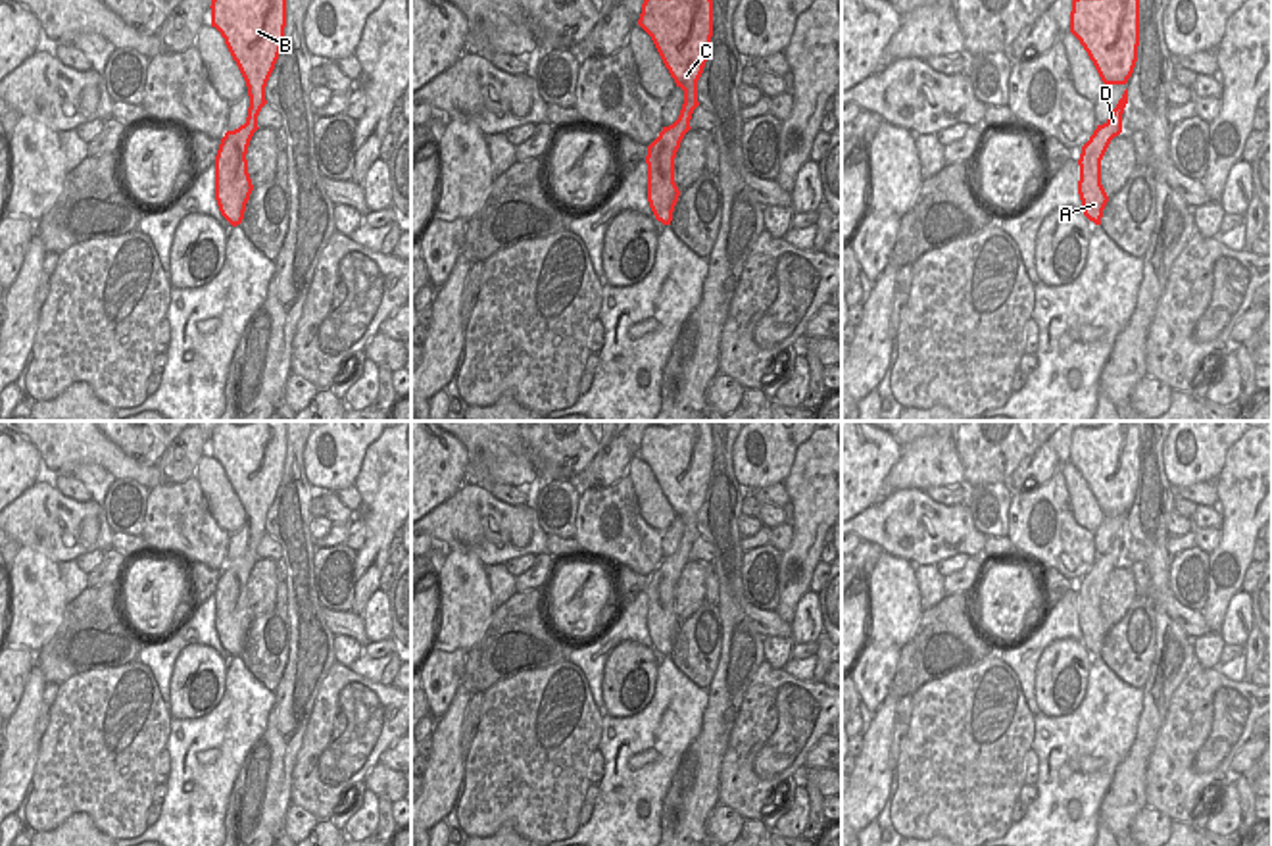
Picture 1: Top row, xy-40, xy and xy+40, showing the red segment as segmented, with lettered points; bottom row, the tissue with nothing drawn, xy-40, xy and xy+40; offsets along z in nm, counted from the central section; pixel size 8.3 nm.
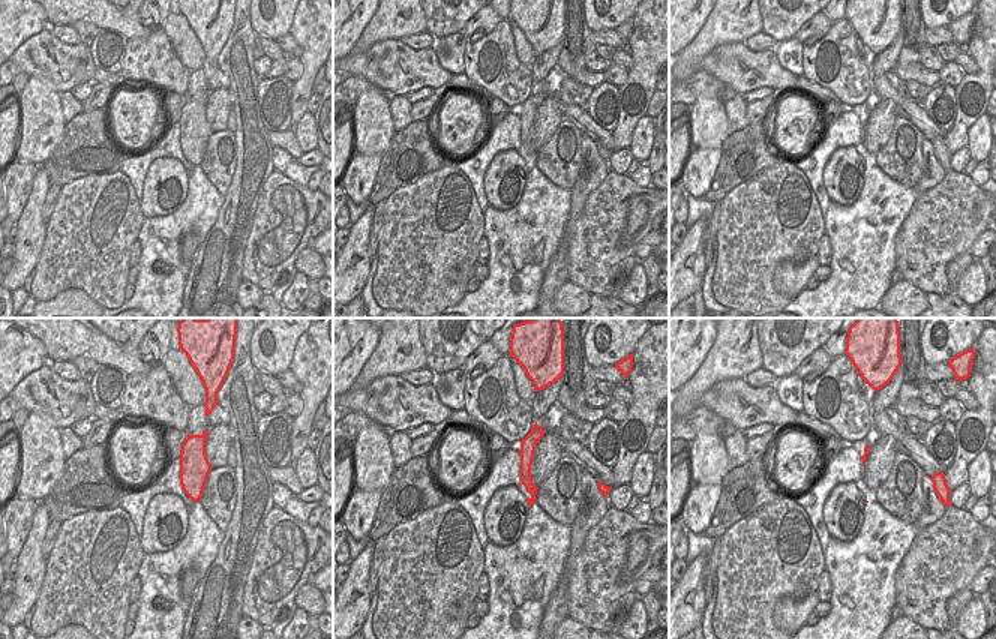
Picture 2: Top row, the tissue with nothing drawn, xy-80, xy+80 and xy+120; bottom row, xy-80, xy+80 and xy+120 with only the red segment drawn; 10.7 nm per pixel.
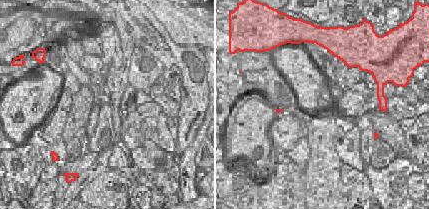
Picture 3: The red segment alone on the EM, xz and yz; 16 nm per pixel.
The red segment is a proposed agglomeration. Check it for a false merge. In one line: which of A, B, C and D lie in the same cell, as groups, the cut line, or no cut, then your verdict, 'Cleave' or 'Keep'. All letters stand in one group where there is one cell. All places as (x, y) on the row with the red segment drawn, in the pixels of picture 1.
Groups: A B C D. No split. Keep

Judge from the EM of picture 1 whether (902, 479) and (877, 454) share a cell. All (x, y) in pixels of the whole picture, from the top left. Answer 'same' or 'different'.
different

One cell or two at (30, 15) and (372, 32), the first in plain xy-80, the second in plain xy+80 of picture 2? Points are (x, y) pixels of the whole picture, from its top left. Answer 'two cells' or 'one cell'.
two cells

